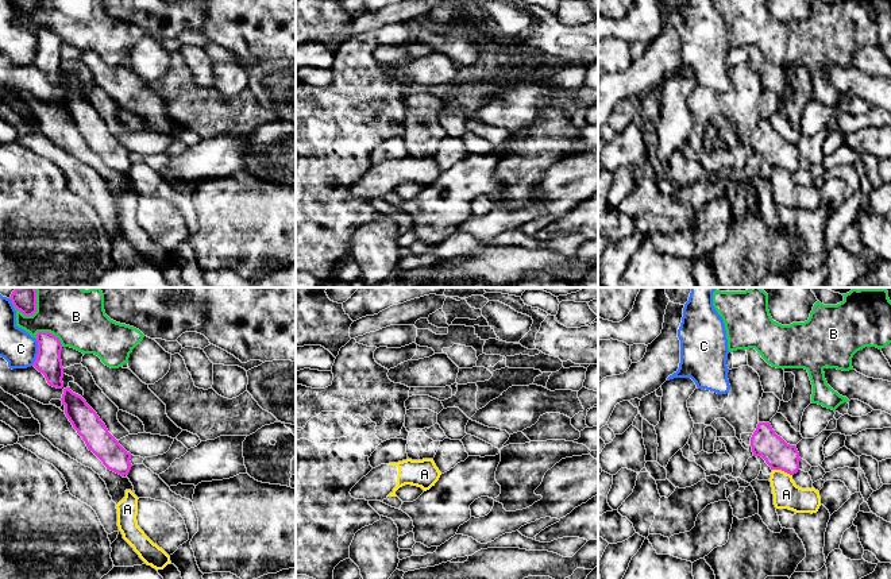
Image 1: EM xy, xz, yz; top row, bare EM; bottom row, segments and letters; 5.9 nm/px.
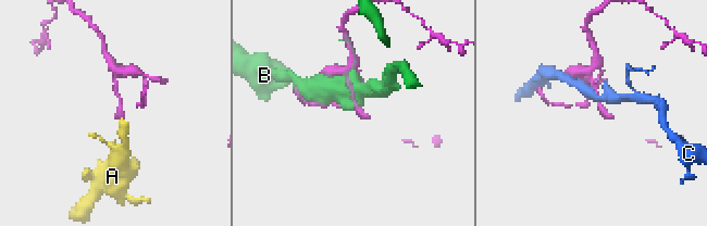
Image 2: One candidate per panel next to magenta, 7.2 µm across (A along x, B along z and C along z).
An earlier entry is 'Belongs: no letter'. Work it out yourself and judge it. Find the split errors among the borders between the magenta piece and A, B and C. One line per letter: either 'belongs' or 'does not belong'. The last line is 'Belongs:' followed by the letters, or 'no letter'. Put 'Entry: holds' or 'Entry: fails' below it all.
A: does not belong
B: does not belong
C: does not belong
Belongs: no letter
Entry: holds

